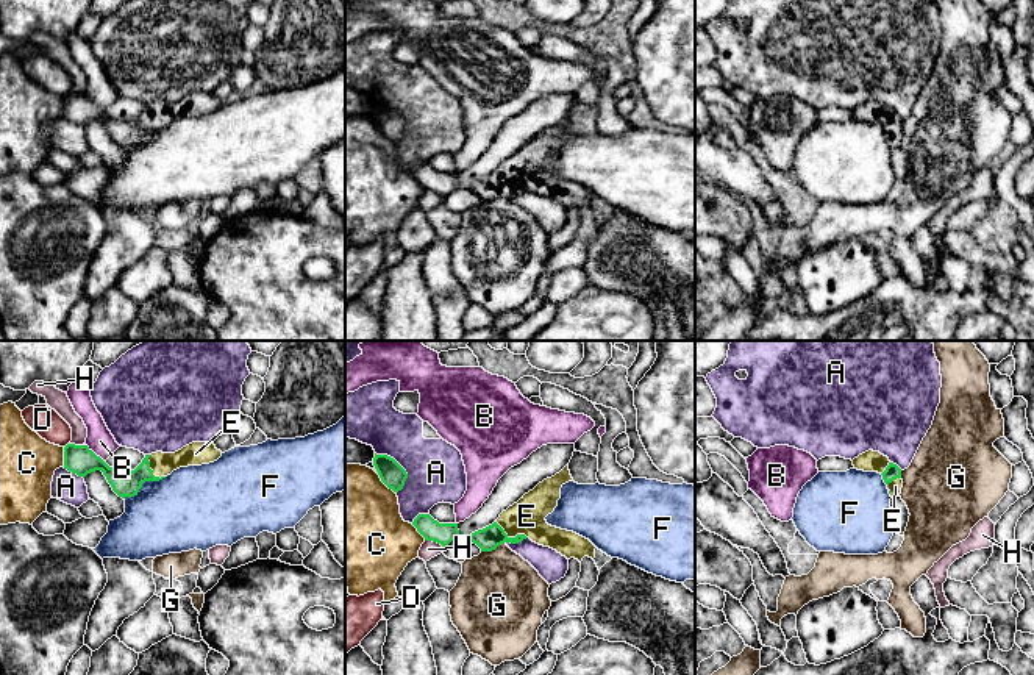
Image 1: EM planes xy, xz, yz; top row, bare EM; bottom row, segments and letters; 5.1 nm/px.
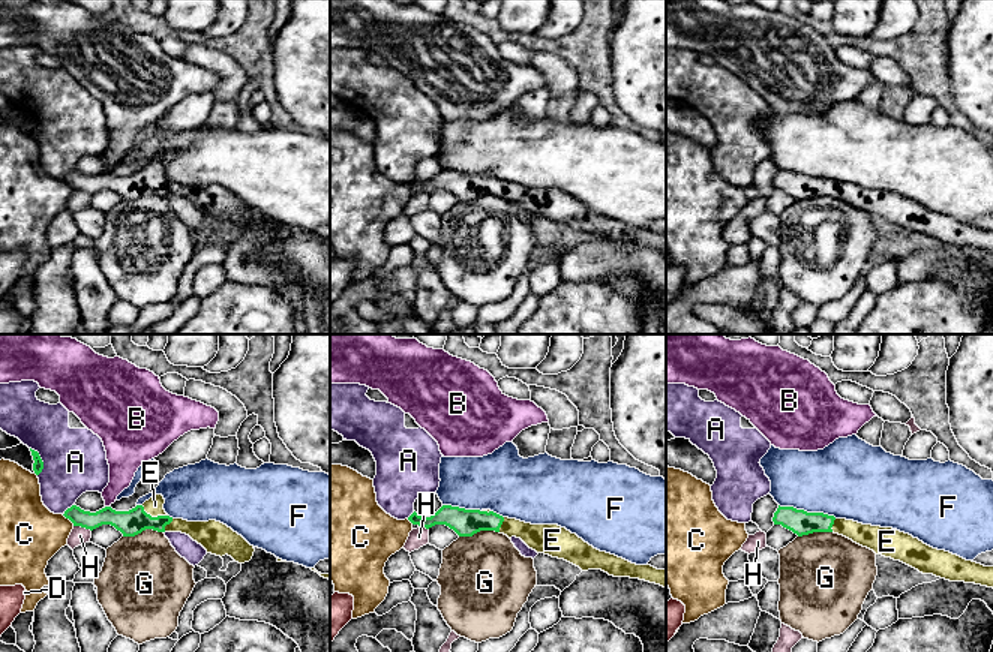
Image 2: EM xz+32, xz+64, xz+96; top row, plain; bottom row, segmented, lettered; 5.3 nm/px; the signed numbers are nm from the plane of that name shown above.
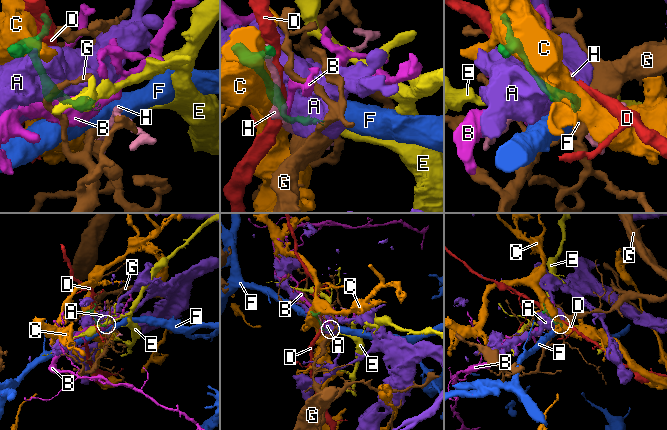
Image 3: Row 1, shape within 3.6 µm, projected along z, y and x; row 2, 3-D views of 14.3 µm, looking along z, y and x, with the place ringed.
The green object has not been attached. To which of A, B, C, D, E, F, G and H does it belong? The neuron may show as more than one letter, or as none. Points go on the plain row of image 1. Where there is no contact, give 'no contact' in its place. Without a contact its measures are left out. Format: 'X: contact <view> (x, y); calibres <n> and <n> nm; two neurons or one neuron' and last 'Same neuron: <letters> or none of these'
A: contact xz (400, 116); calibres 120 and 300 nm; two neurons
B: contact xy (94, 103); calibres 150 and 140 nm; two neurons
C: contact xz (385, 133); calibres 120 and 500 nm; two neurons
D: contact xy (66, 96); calibres 150 and 150 nm; two neurons
E: contact xz (511, 188); calibres 120 and 180 nm; one neuron
F: contact xy (144, 132); calibres 140 and 400 nm; two neurons
G: contact xz (492, 199); calibres 120 and 460 nm; two neurons
H: contact xz (434, 191); calibres 110 and 90 nm; two neurons
Same neuron: E

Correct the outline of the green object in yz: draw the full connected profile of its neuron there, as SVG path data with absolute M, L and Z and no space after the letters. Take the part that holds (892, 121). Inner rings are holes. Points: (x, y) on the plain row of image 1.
M868 100L854 108L853 116L858 120L881 123L887 139L890 141L890 147L900 147L903 138L901 119L890 112L887 106Z

